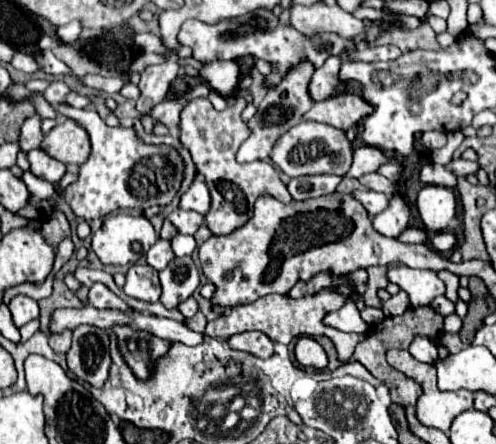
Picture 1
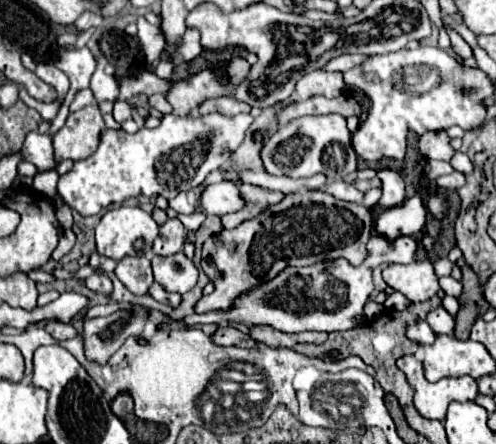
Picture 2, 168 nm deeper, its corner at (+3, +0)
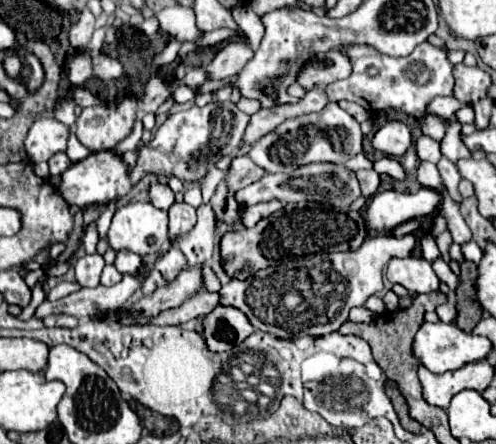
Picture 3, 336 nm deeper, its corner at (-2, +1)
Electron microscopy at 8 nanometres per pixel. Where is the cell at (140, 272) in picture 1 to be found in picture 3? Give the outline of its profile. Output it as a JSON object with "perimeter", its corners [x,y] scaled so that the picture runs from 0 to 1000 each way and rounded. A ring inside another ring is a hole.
{"perimeter":[[[244,561],[244,565],[236,565],[236,579],[232,579],[228,597],[240,606],[240,615],[272,615],[284,597],[284,579],[276,570]]]}

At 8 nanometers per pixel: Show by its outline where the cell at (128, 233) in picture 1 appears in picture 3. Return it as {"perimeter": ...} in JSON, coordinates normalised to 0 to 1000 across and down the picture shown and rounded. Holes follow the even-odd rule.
{"perimeter":[[[264,453],[264,457],[256,457],[232,475],[216,538],[220,538],[224,561],[232,561],[232,565],[260,561],[276,574],[317,570],[341,543],[337,475],[308,466],[300,453]]]}

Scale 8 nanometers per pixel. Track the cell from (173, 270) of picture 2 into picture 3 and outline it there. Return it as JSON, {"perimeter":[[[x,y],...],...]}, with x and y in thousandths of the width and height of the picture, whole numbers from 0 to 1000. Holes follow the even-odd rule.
{"perimeter":[[[361,556],[353,561],[341,561],[317,592],[313,592],[313,606],[325,610],[329,628],[333,633],[349,633],[357,624],[361,610],[369,610],[377,601],[377,588],[373,588],[373,574],[361,565]]]}

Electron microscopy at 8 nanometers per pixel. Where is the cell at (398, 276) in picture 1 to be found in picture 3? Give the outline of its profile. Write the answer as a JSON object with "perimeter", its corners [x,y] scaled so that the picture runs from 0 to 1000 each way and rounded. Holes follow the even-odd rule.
{"perimeter":[[[792,579],[780,597],[780,628],[788,637],[813,642],[825,660],[869,660],[885,651],[885,628],[877,610],[869,606],[869,592],[853,579],[817,579],[800,583]]]}

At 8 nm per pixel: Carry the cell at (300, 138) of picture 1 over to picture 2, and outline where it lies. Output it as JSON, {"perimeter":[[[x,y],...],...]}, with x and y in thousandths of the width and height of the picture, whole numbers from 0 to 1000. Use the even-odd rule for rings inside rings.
{"perimeter":[[[685,257],[657,261],[609,261],[569,284],[528,333],[528,365],[536,387],[552,396],[621,401],[629,392],[657,392],[661,405],[685,405],[706,387],[718,387],[722,351],[714,347],[698,266]]]}

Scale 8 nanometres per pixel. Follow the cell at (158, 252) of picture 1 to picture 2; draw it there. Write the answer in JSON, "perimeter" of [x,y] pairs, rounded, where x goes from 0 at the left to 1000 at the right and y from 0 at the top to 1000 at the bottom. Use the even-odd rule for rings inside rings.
{"perimeter":[[[343,491],[331,509],[323,509],[323,527],[310,541],[306,568],[315,577],[347,577],[363,568],[371,550],[371,527],[375,527],[375,514],[367,509],[367,500],[359,491]]]}

